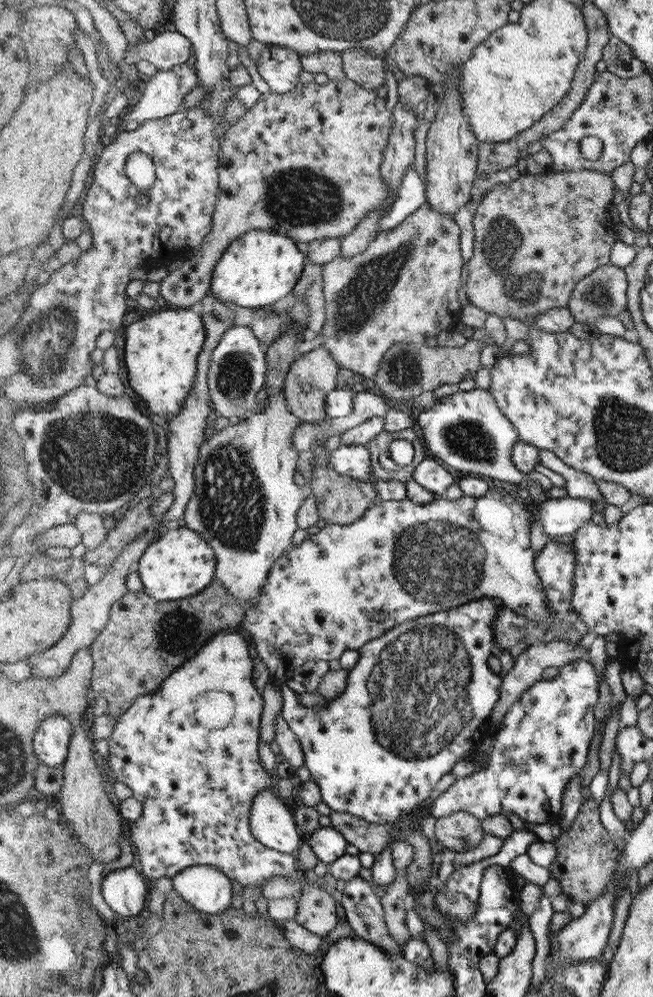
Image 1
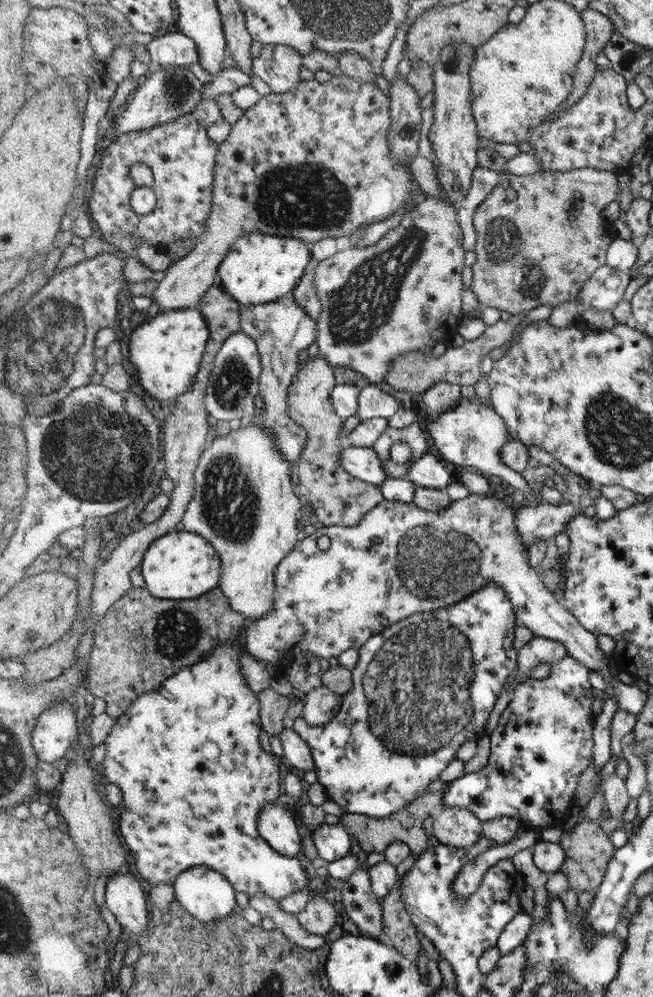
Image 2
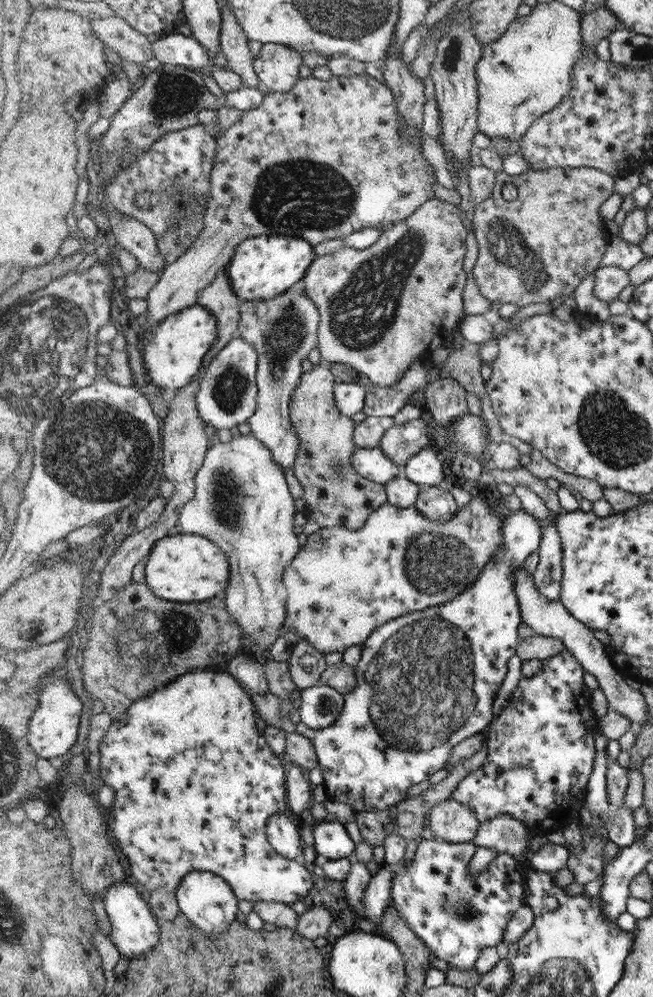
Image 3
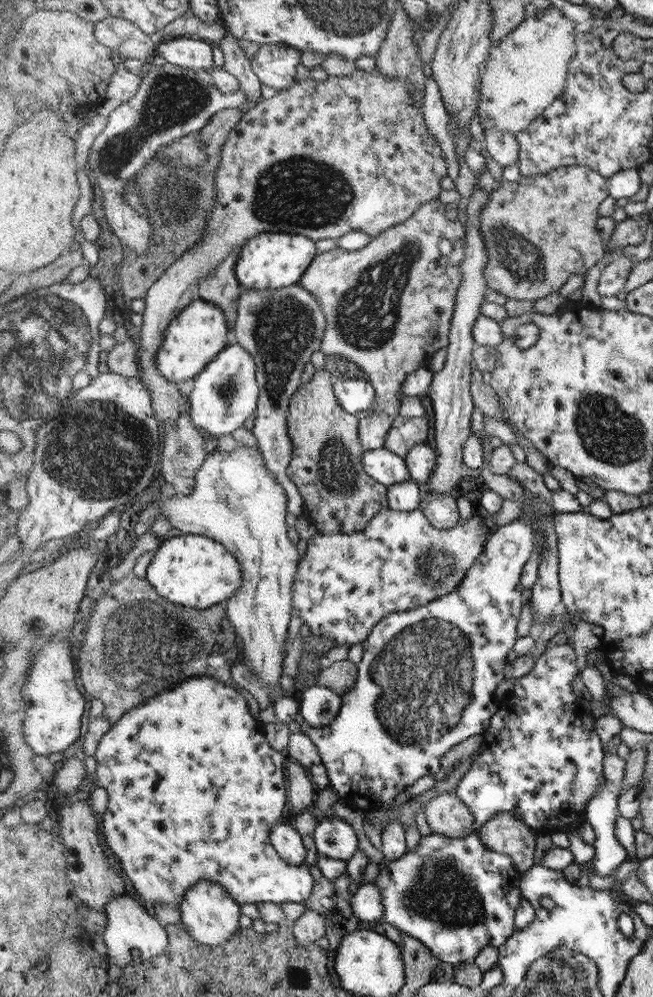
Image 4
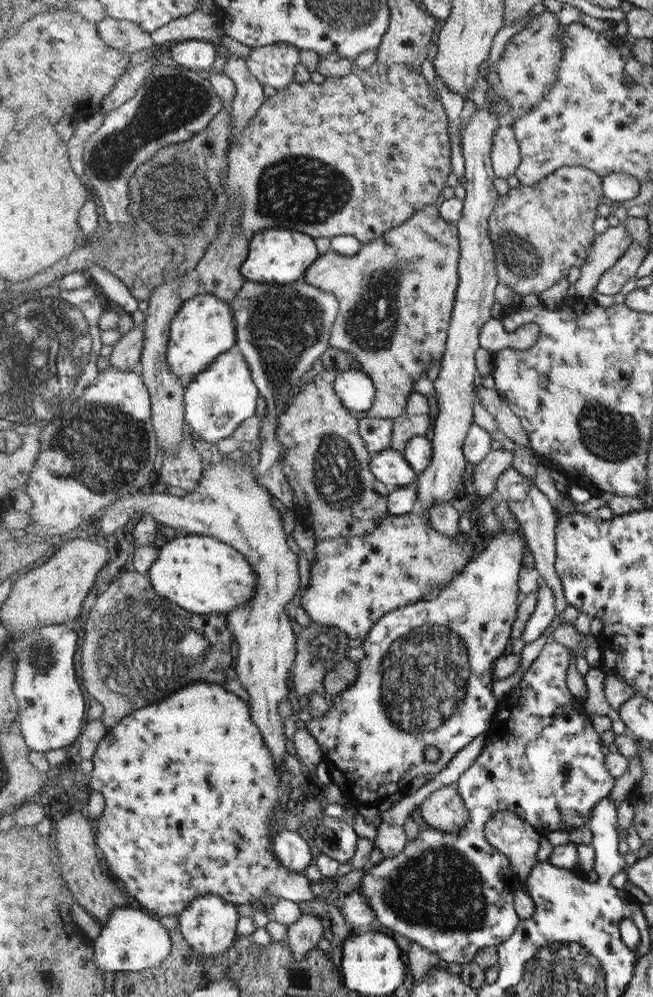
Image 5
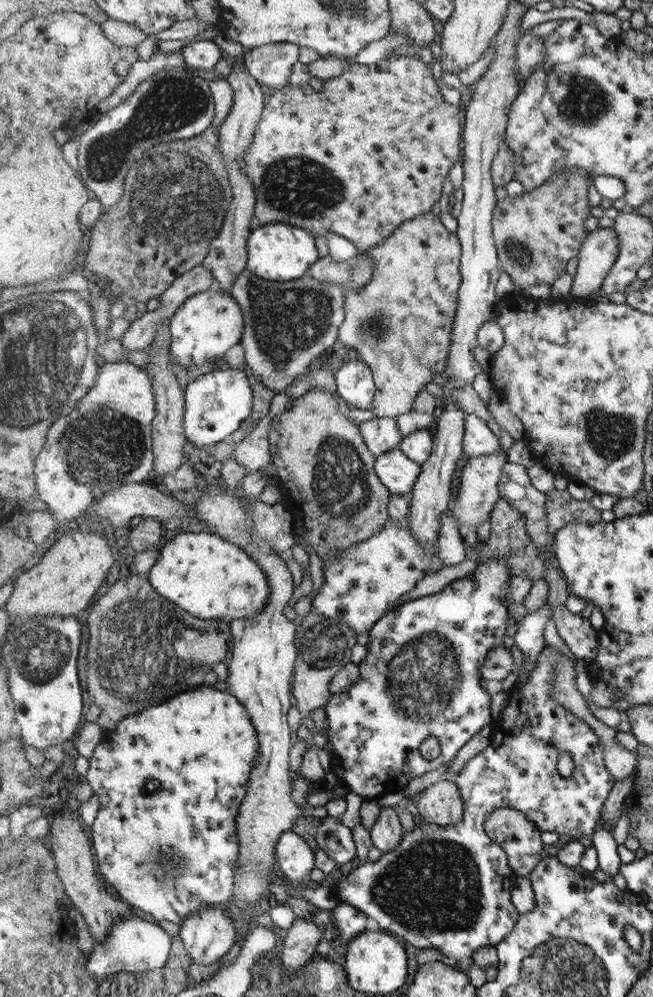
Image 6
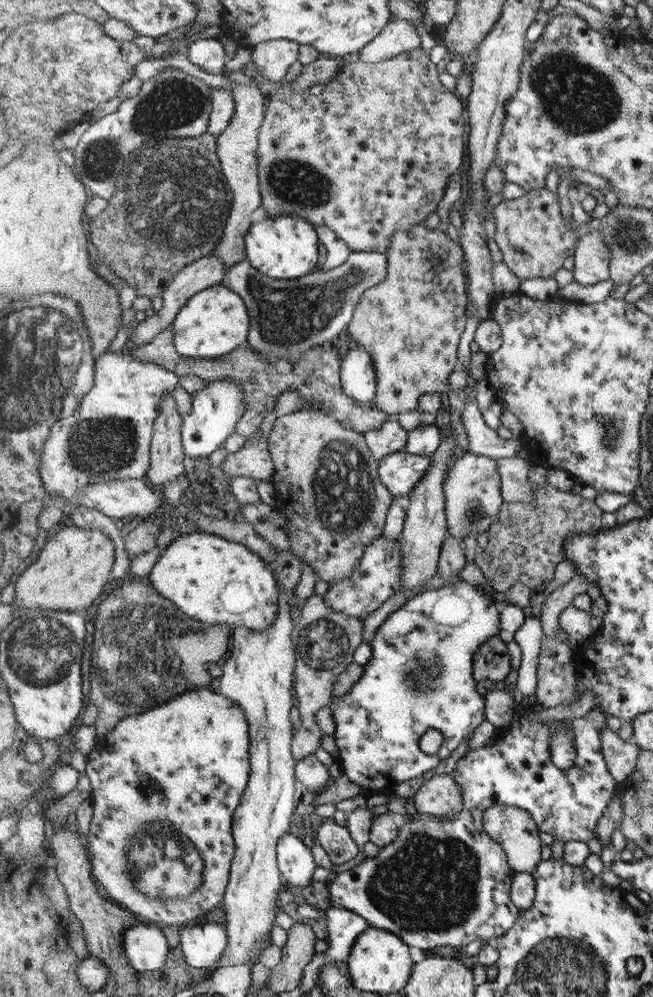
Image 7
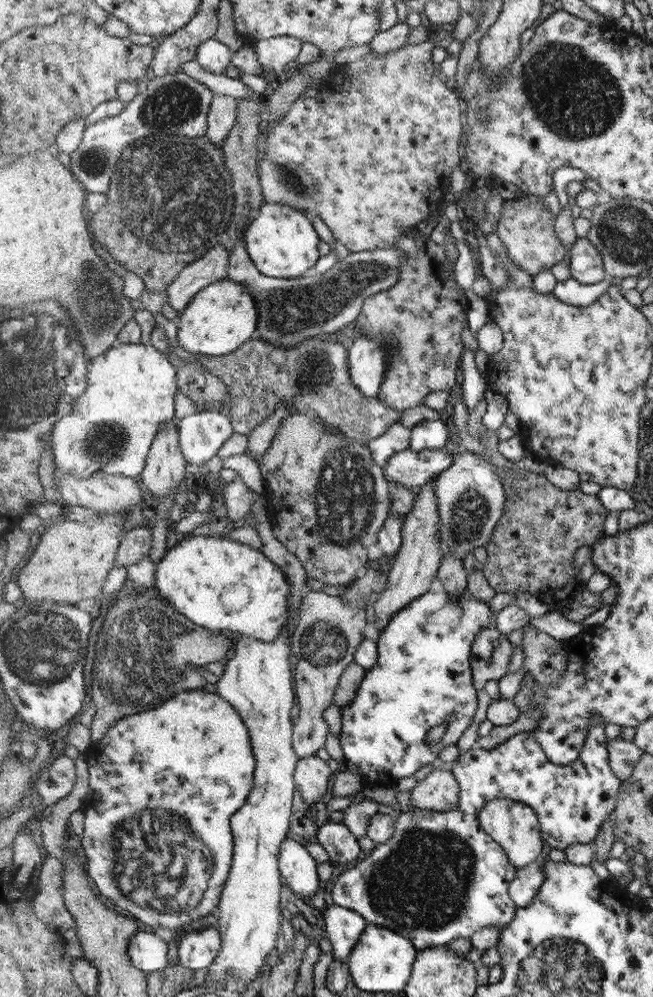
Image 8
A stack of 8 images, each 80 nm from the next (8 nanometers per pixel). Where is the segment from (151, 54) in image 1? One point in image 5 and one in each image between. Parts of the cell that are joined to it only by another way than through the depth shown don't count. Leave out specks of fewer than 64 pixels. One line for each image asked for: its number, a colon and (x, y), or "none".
2: (172, 50)
3: (175, 48)
4: (194, 54)
5: (197, 55)

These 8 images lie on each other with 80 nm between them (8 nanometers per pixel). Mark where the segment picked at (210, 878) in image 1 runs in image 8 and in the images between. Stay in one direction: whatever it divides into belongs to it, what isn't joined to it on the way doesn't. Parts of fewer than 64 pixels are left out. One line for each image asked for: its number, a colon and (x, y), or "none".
2: (207, 894)
3: (209, 902)
4: (210, 914)
5: (209, 925)
6: (208, 935)
7: (203, 944)
8: (199, 949)

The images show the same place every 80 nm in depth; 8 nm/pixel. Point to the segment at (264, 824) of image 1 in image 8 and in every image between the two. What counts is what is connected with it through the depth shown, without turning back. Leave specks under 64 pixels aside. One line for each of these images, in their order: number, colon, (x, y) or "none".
2: (277, 826)
3: (283, 834)
4: (288, 843)
5: (292, 851)
6: (295, 860)
7: (295, 860)
8: (300, 871)

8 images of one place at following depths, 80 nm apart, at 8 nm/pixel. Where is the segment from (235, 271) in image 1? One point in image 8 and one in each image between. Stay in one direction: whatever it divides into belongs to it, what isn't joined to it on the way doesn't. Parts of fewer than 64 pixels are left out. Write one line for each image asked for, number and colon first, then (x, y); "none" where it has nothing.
2: (260, 268)
3: (265, 266)
4: (269, 261)
5: (278, 256)
6: (277, 251)
7: (282, 247)
8: (282, 241)

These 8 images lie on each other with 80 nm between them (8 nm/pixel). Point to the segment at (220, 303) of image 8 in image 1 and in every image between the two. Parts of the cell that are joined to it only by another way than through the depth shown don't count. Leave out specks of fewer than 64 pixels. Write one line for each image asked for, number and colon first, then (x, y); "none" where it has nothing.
1: (162, 352)
2: (167, 351)
3: (175, 352)
4: (196, 337)
5: (205, 327)
6: (206, 326)
7: (215, 321)

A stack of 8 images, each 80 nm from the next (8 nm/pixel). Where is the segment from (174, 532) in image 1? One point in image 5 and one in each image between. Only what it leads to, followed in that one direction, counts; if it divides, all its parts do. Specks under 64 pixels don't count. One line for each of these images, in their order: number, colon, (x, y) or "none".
2: (184, 565)
3: (189, 568)
4: (198, 571)
5: (199, 572)

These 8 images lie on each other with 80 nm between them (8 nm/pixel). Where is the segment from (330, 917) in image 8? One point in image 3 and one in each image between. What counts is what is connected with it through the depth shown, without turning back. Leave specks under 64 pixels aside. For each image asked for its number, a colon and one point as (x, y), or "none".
3: (377, 896)
4: (367, 904)
5: (358, 912)
6: (350, 921)
7: (344, 926)

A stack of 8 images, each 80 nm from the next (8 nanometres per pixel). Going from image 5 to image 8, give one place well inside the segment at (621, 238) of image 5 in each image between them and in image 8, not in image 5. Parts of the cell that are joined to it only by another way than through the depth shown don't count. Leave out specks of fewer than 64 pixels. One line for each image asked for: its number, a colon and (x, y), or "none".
6: (598, 253)
7: (592, 259)
8: (586, 266)

